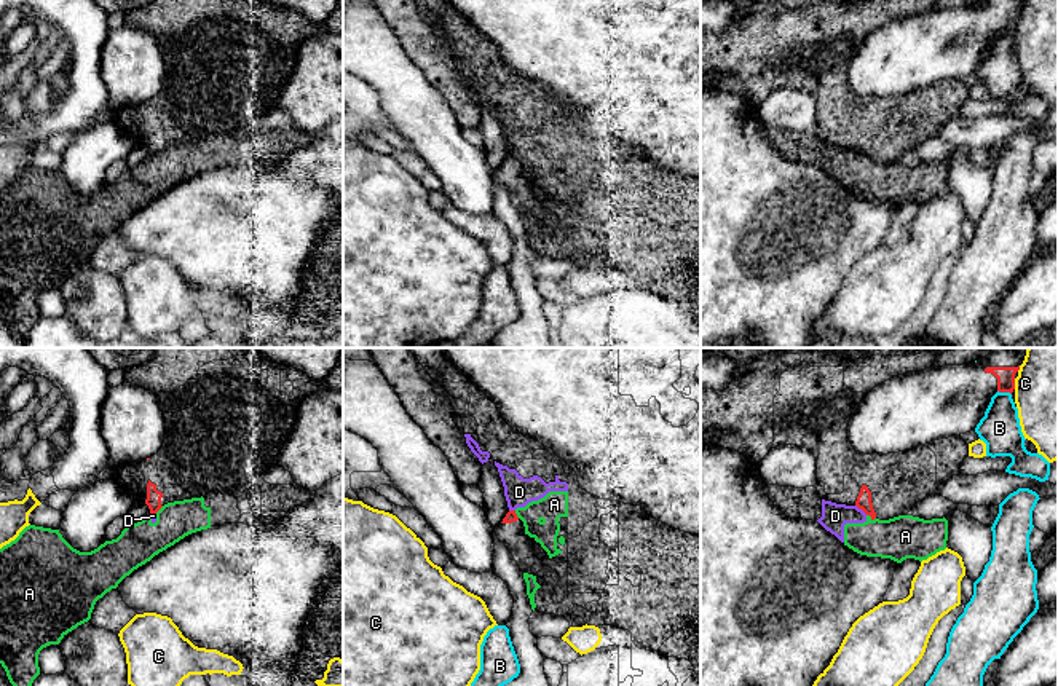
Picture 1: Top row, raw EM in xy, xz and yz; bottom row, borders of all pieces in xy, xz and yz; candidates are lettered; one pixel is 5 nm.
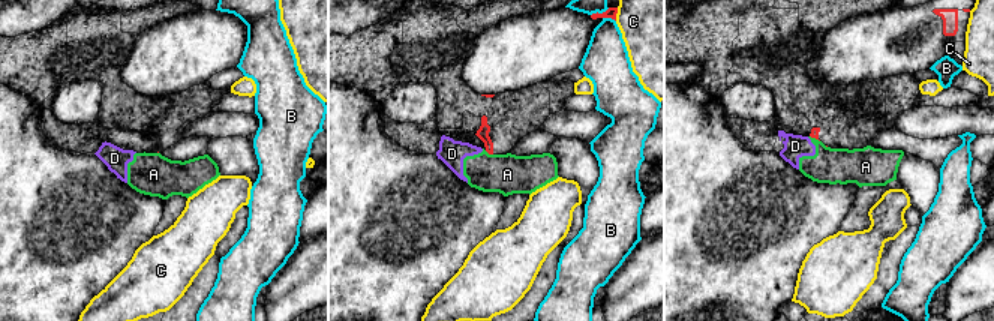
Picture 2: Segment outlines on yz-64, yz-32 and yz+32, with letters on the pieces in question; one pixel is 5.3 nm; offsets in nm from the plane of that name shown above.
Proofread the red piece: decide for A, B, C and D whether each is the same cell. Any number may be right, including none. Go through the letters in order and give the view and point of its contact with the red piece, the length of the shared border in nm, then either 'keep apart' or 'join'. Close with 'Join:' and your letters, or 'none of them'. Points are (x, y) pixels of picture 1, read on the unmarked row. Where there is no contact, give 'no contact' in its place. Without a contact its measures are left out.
A: yz (872, 160) | 50 nm | keep apart
B: yz (1004, 34) | 80 nm | keep apart
C: yz (1014, 26) | 60 nm | keep apart
D: yz (862, 152) | 80 nm | keep apart
Join: none of them

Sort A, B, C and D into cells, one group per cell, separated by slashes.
A D / B / C

